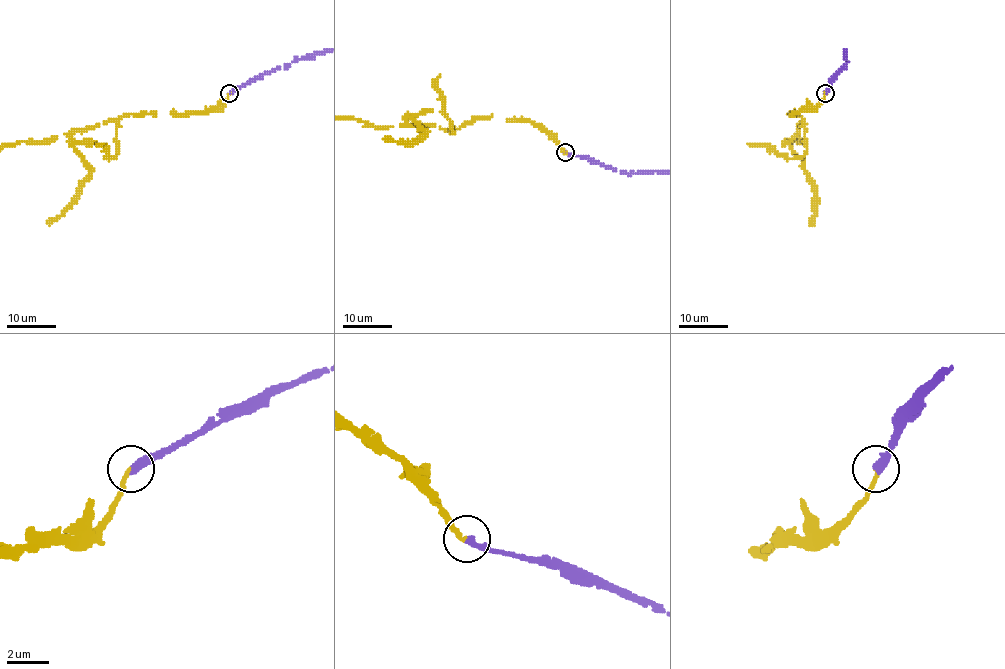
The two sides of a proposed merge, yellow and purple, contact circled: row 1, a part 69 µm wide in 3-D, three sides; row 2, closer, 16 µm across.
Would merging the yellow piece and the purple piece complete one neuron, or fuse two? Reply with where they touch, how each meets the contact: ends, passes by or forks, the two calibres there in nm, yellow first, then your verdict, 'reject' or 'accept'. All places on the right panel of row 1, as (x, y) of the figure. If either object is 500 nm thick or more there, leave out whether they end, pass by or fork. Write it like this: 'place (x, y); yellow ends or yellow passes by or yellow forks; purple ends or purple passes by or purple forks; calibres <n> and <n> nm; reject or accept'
place (825, 93); yellow ends; purple ends; calibres 180 and 340 nm; accept

